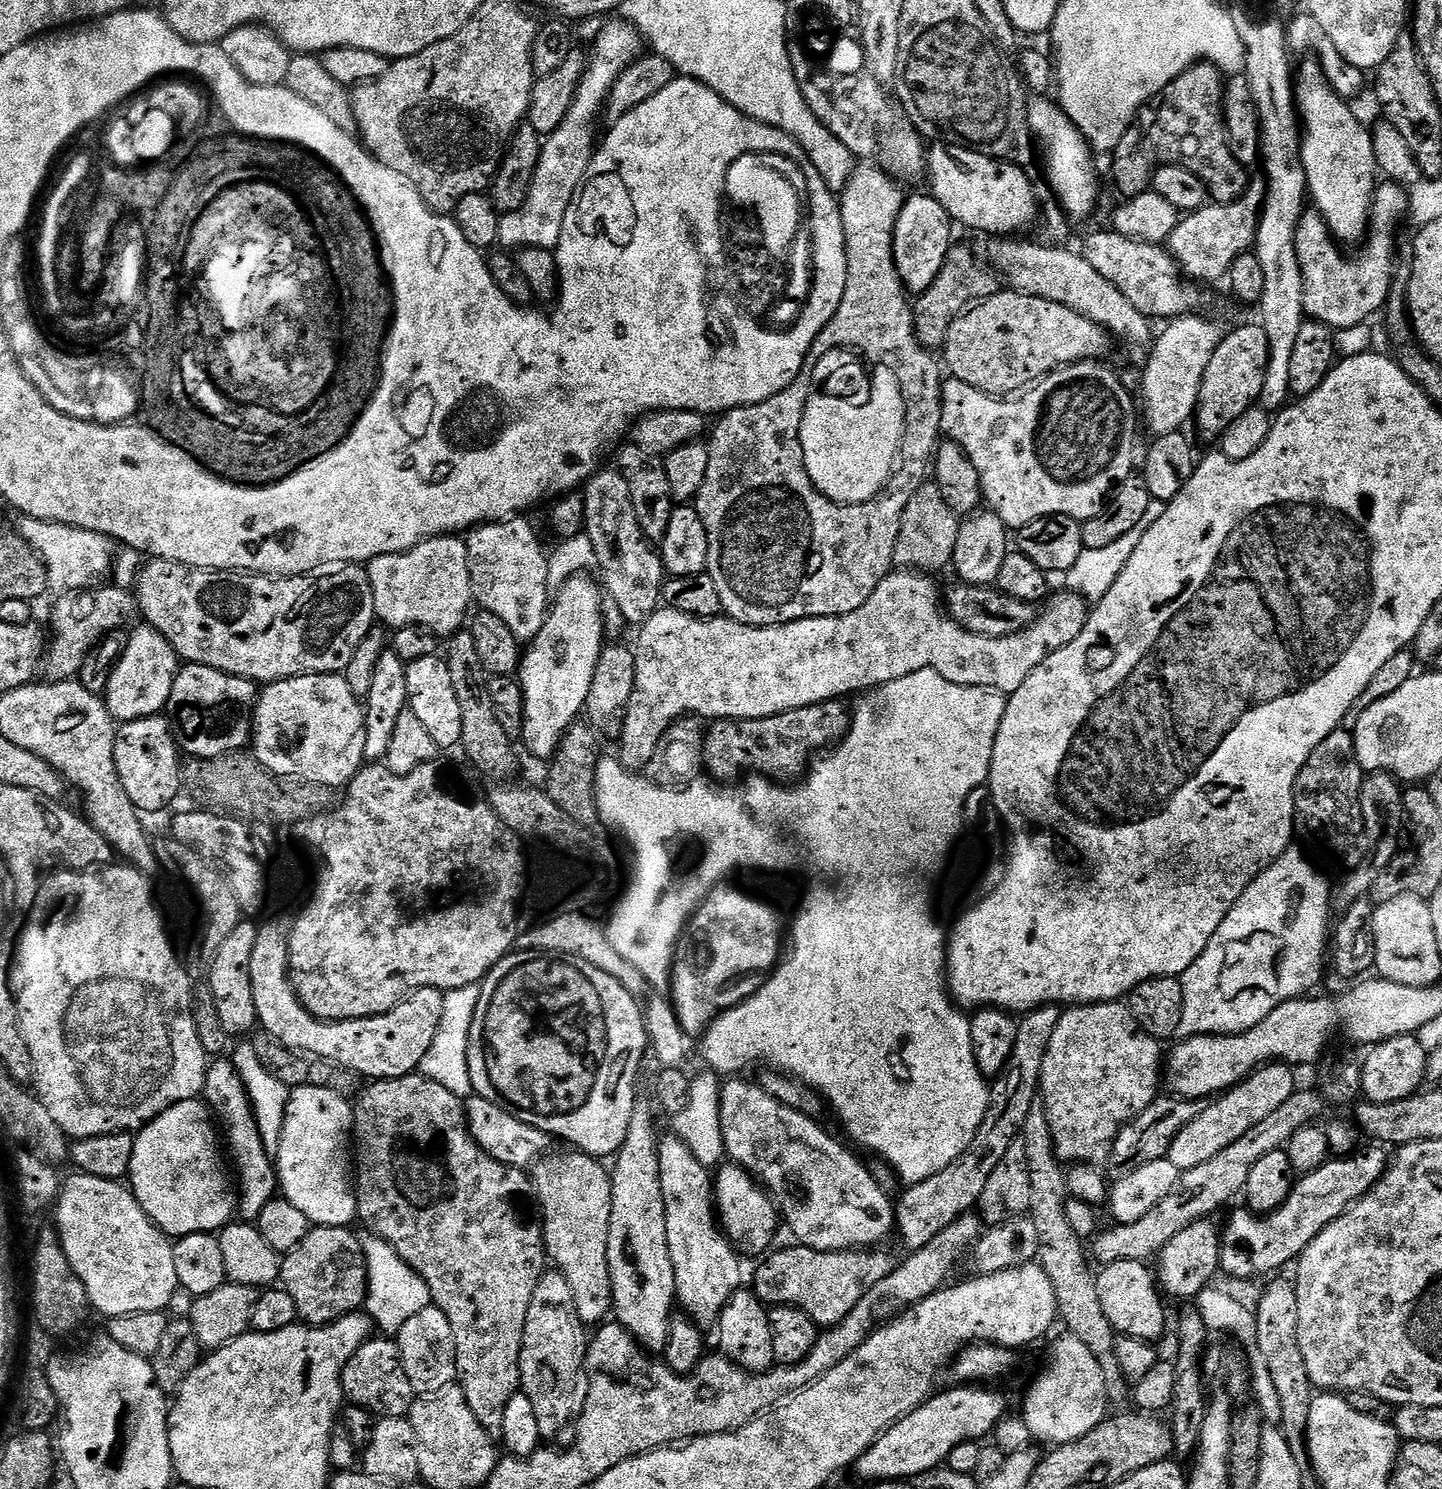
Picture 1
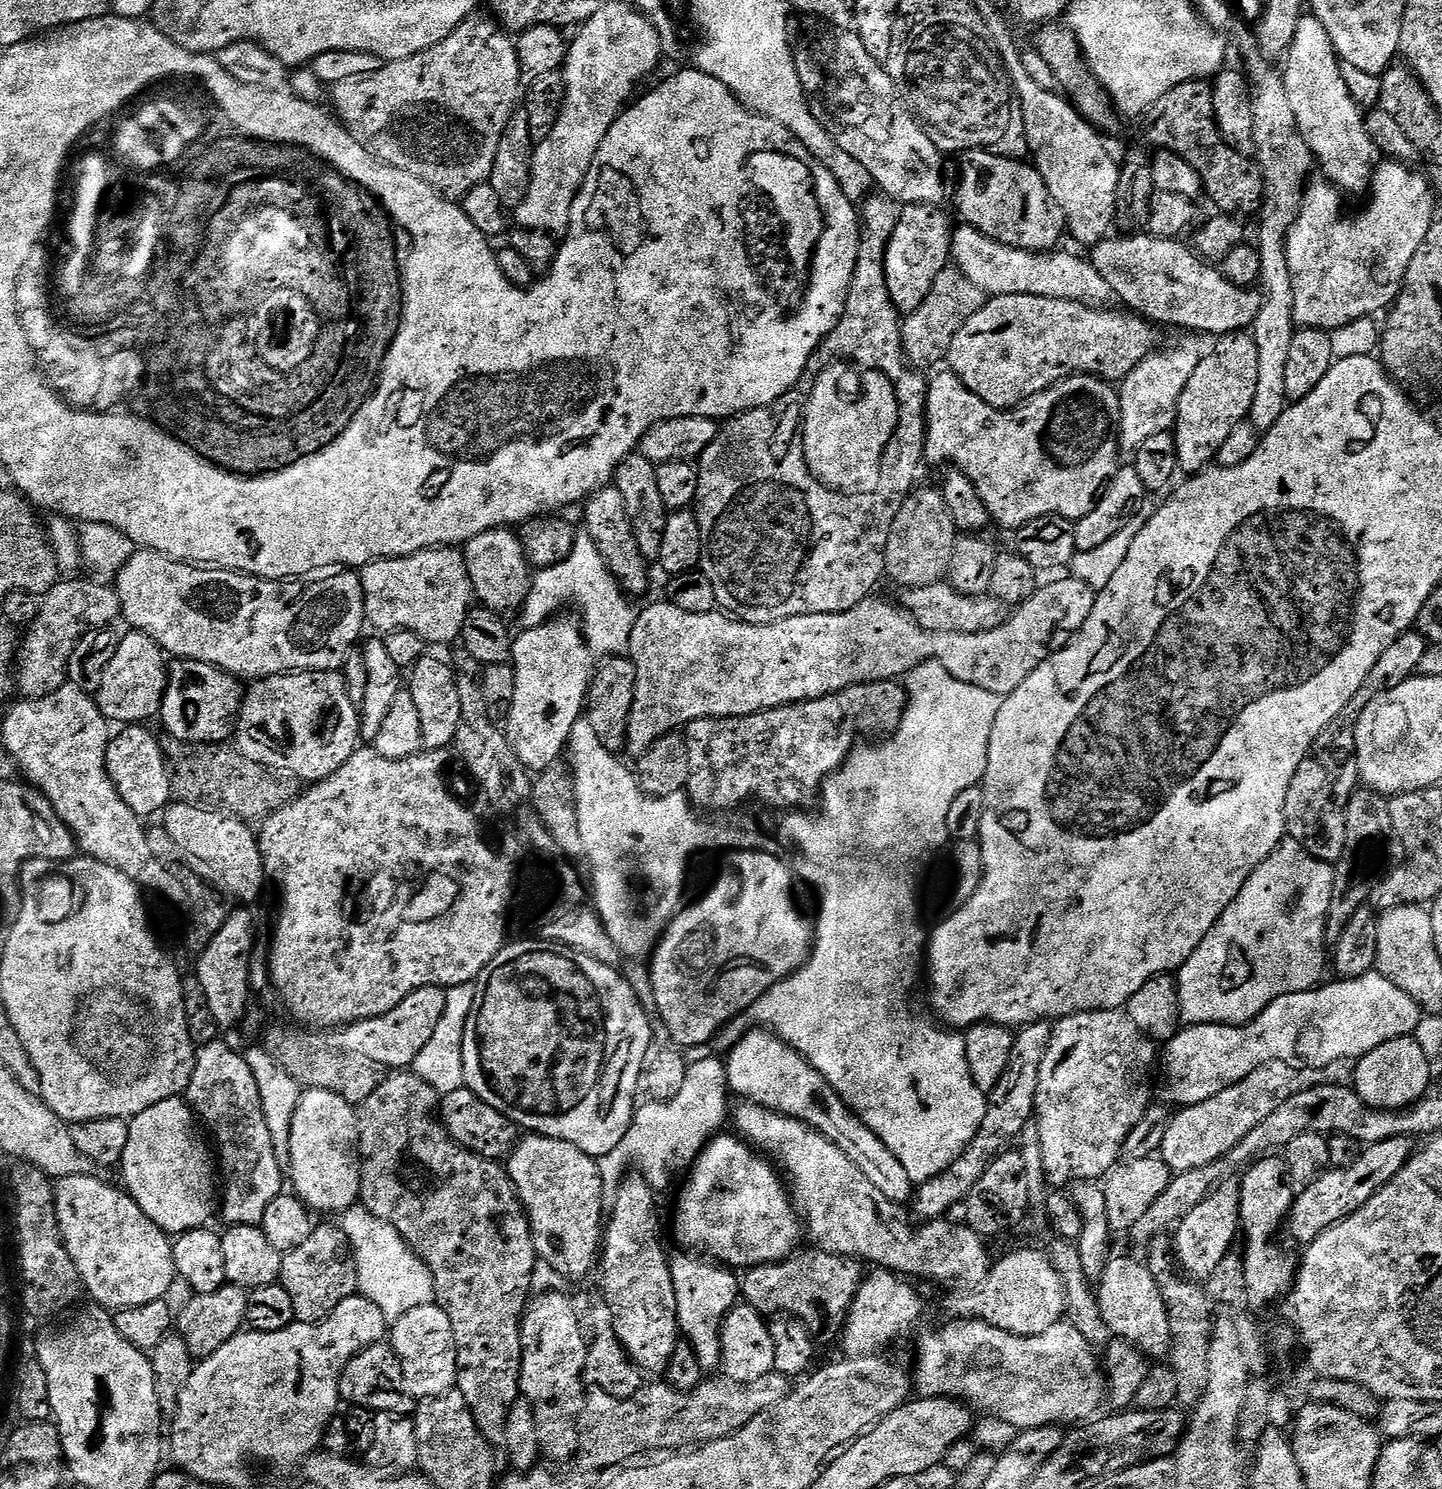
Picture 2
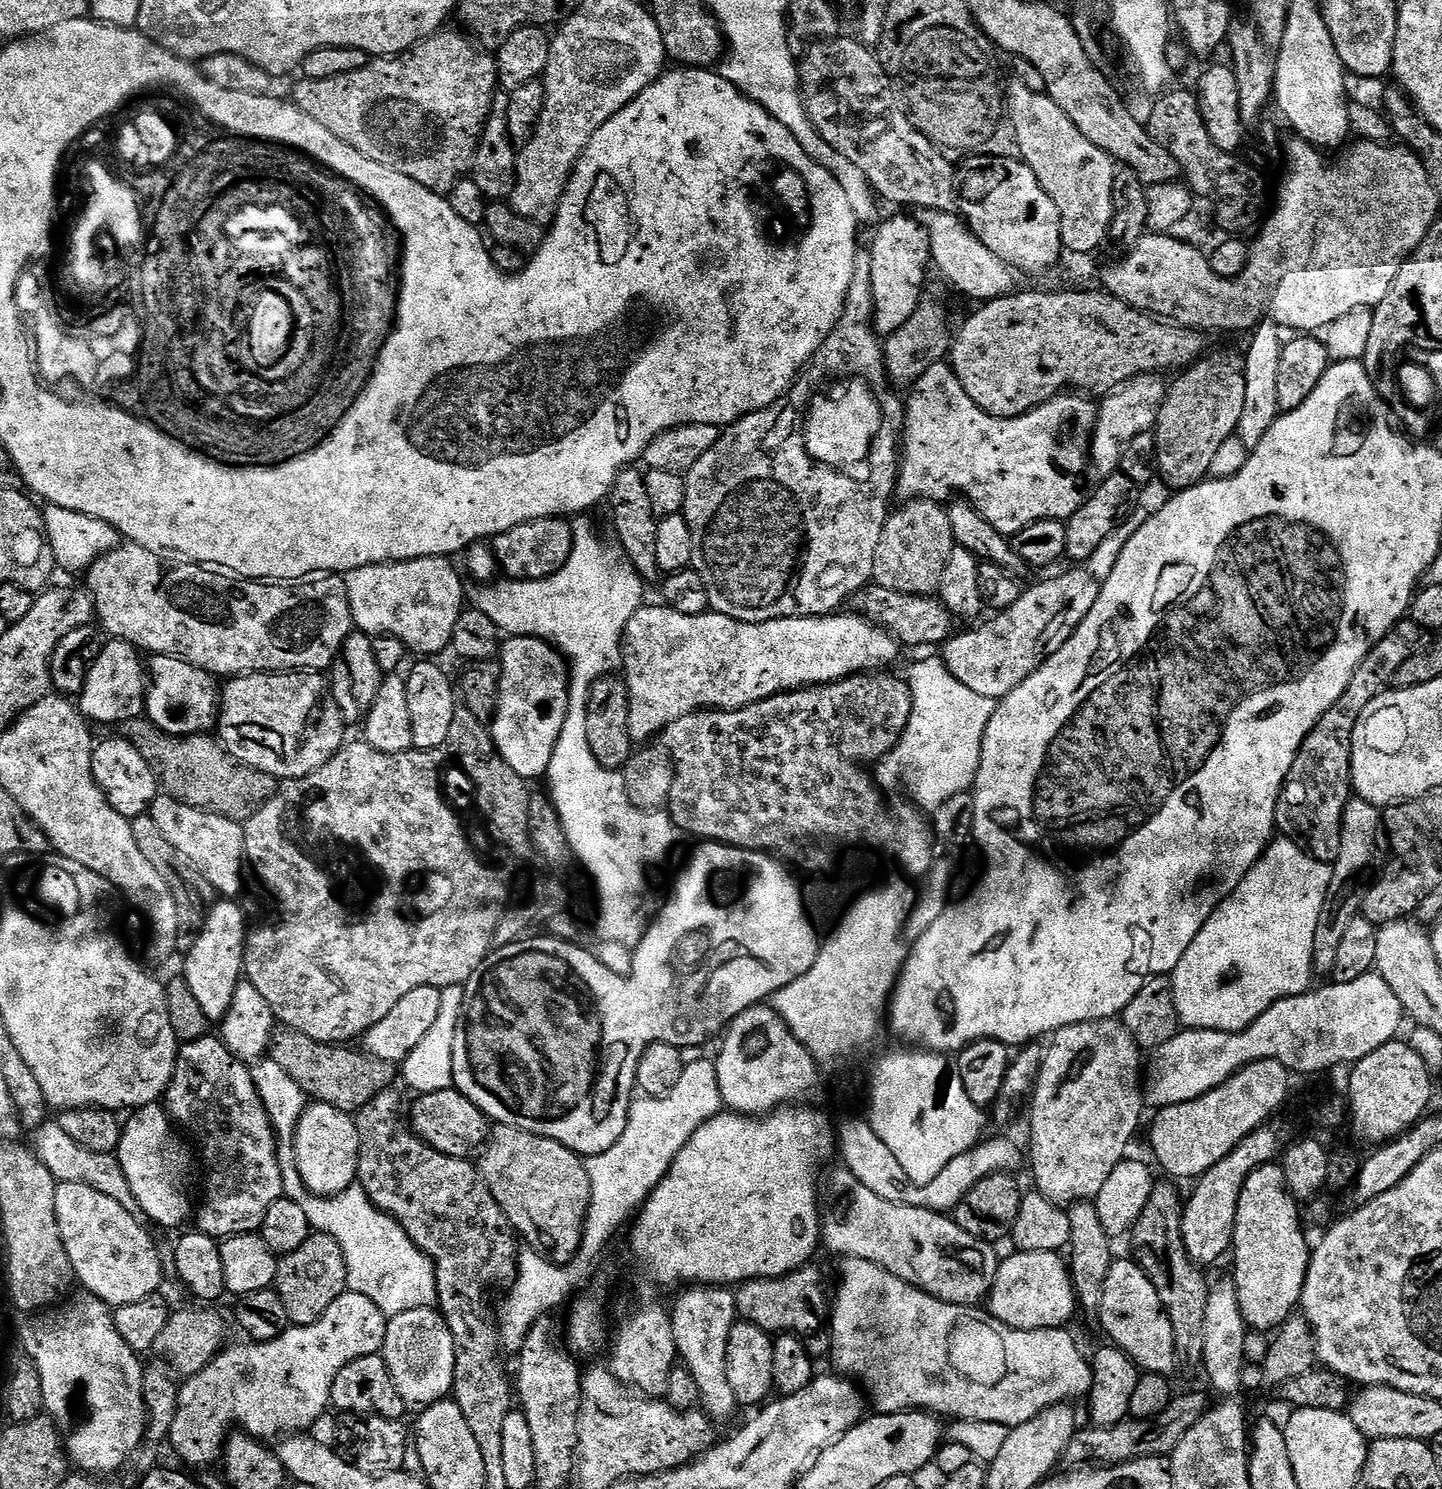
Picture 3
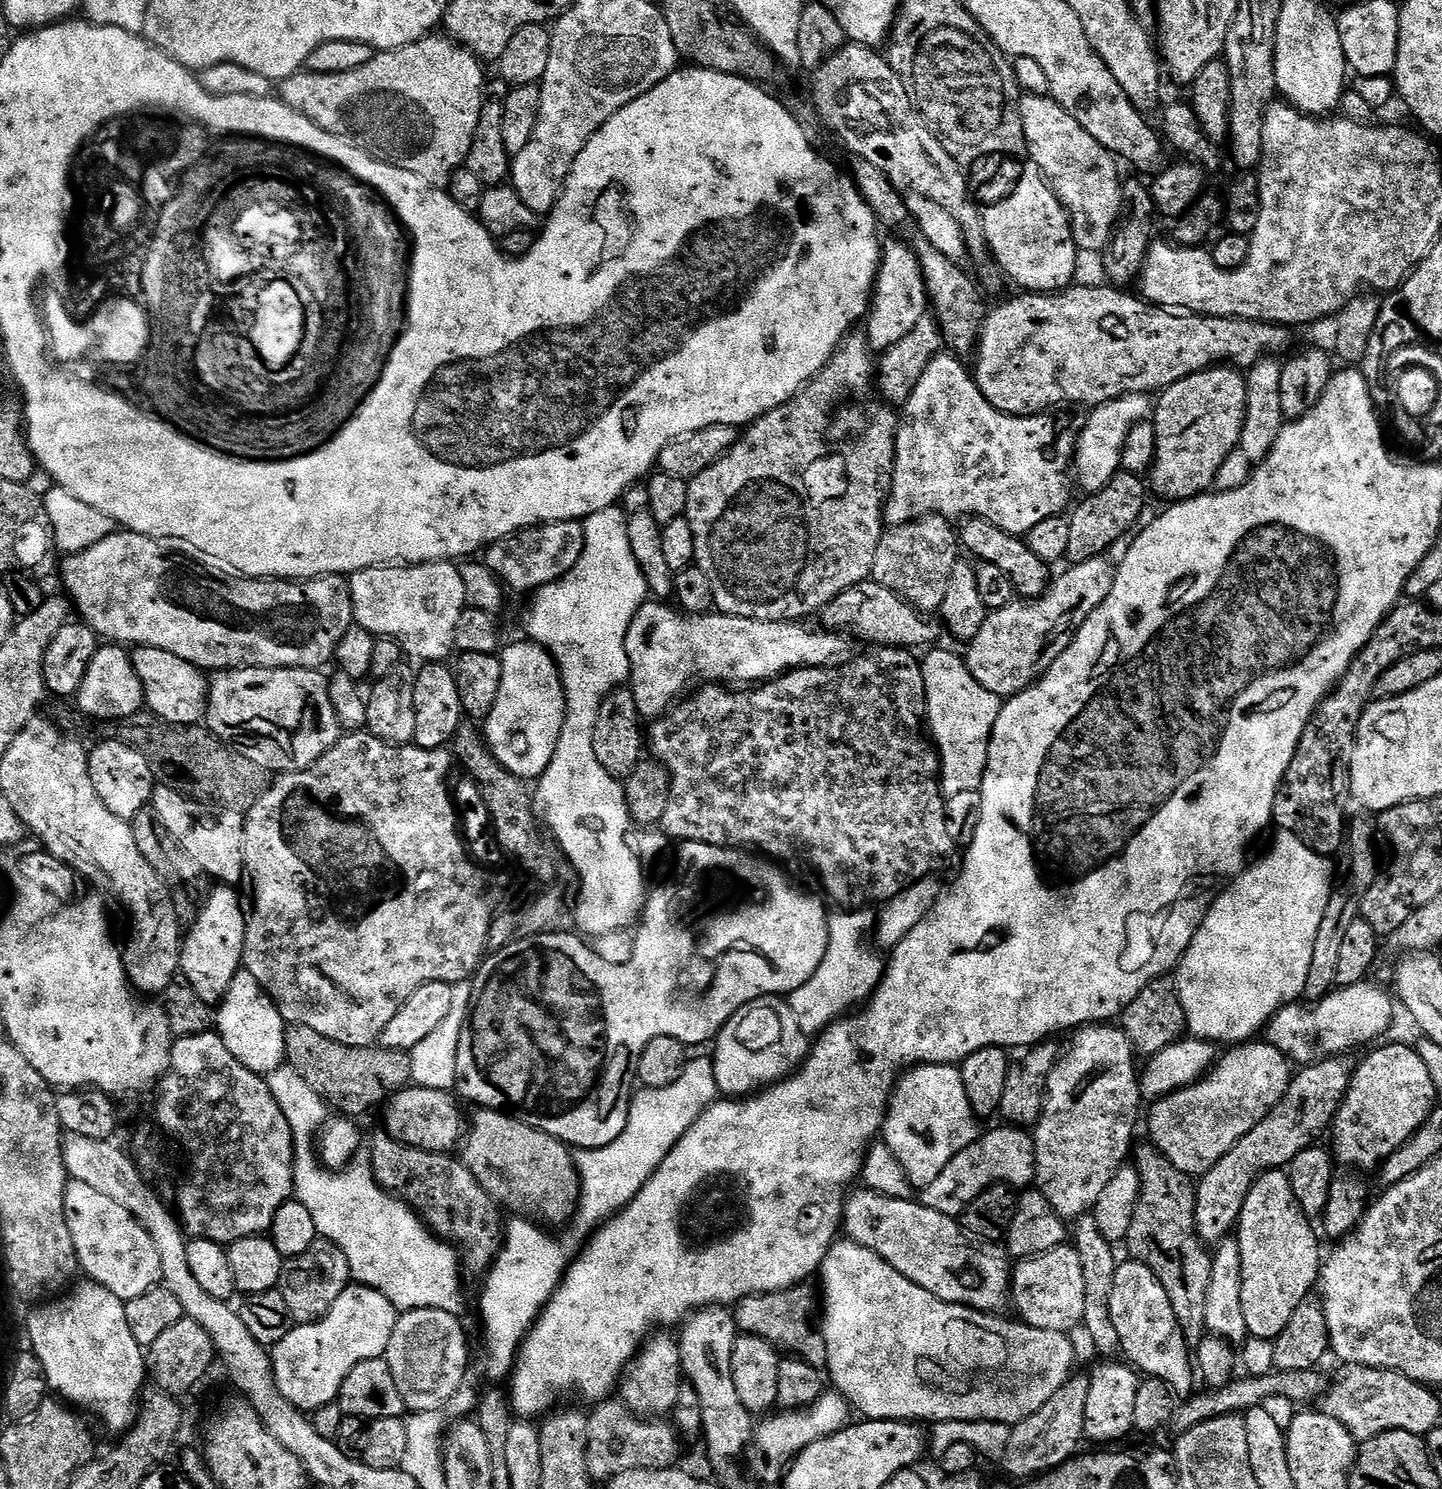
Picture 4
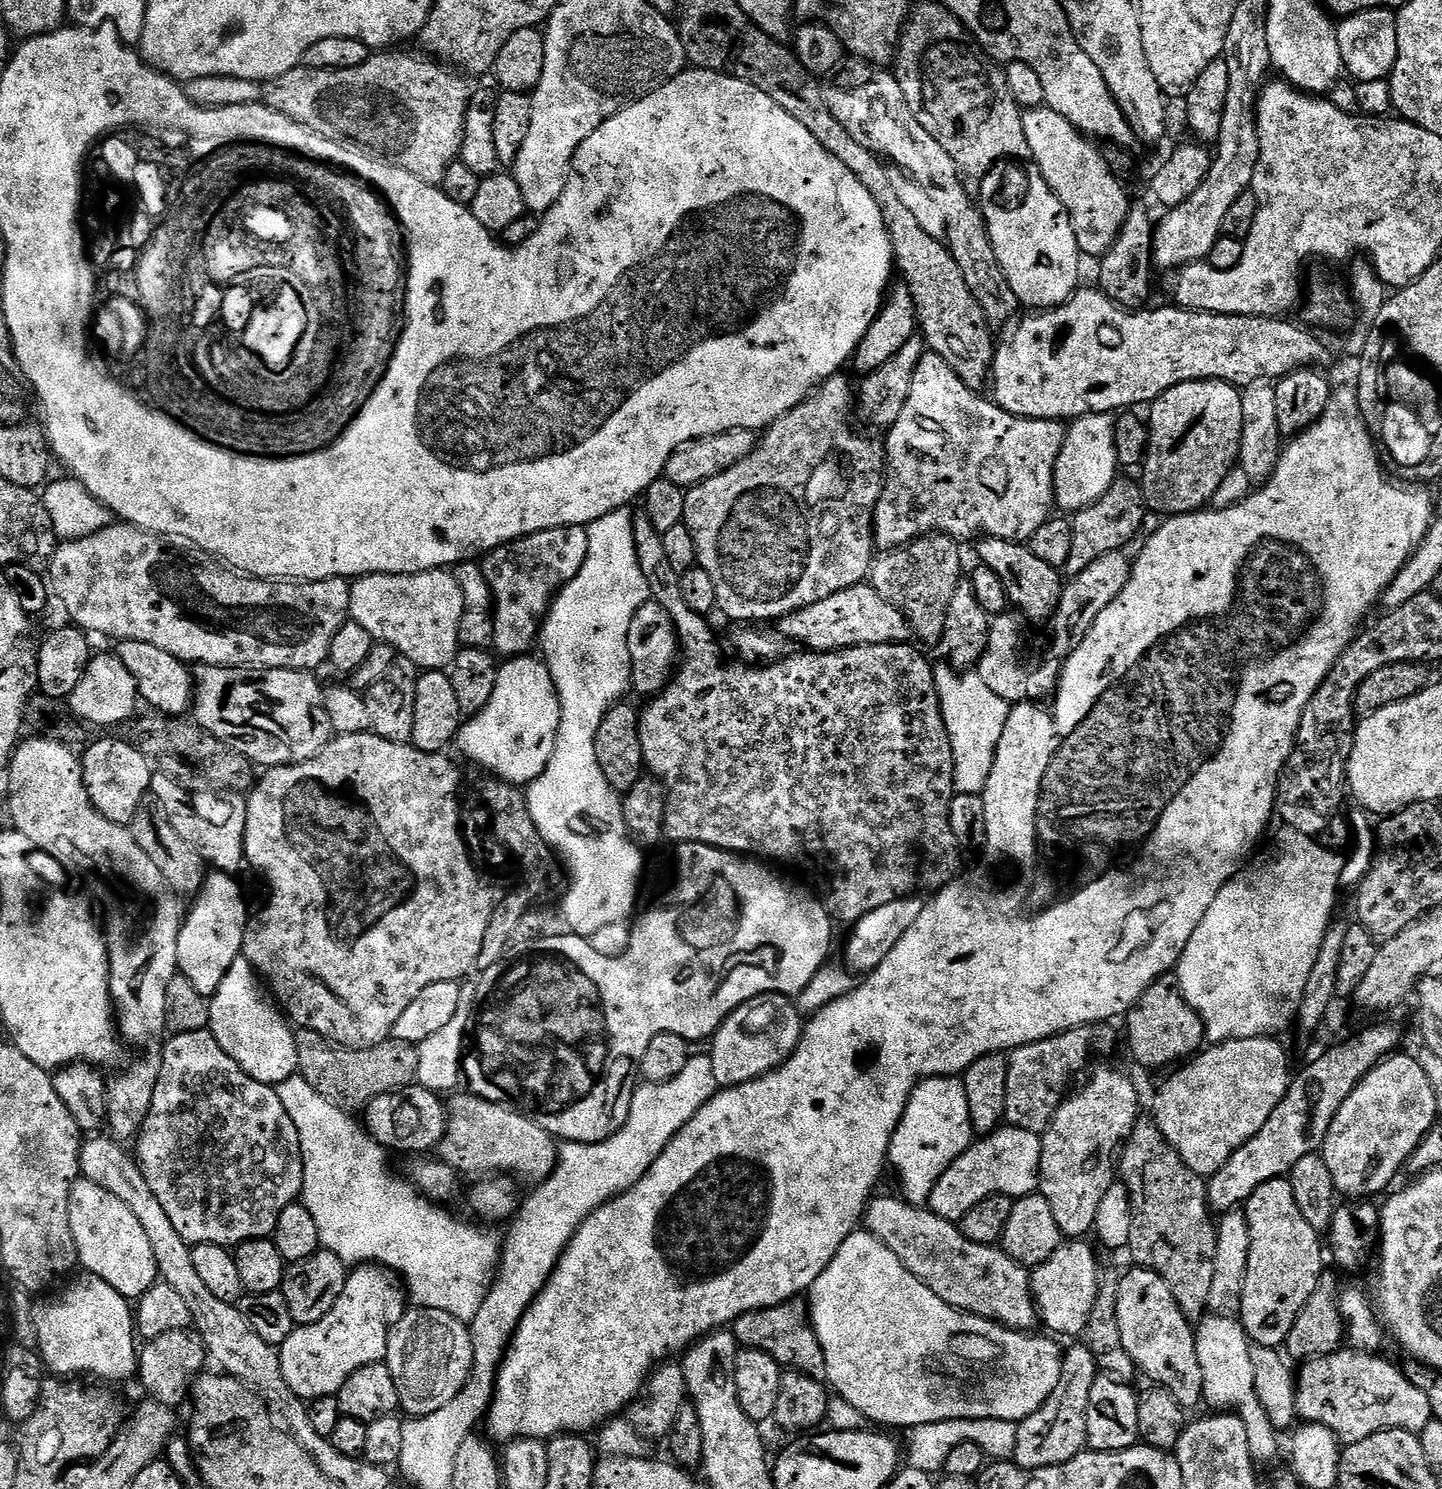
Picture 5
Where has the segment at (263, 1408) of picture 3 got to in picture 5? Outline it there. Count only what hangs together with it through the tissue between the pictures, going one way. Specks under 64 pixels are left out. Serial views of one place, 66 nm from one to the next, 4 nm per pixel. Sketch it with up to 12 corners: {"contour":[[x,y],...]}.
{"contour":[[353,1267],[330,1314],[279,1345],[305,1402],[387,1357],[405,1293]]}

